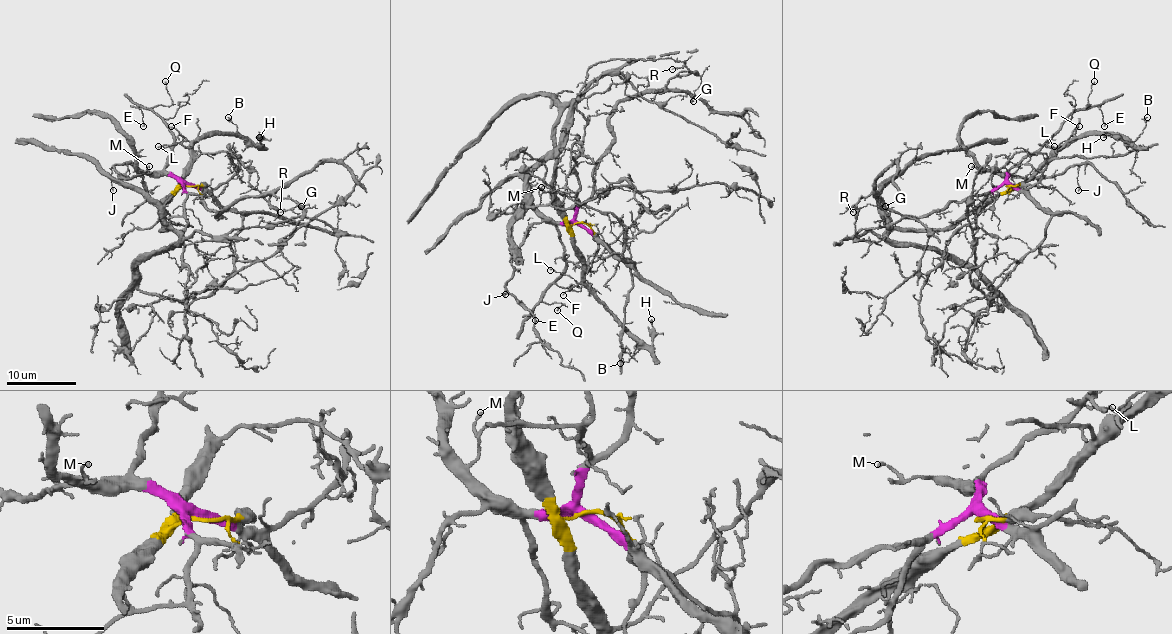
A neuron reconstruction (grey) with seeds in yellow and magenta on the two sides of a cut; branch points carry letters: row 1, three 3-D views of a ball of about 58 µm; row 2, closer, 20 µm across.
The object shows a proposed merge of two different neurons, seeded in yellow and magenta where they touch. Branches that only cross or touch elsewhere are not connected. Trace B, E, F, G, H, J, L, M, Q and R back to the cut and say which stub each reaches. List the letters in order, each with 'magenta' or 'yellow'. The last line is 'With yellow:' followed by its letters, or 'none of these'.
B: yellow
E: magenta
F: yellow
G: magenta
H: yellow
J: magenta
L: yellow
M: magenta
Q: magenta
R: magenta
With yellow: B, F, H, L

